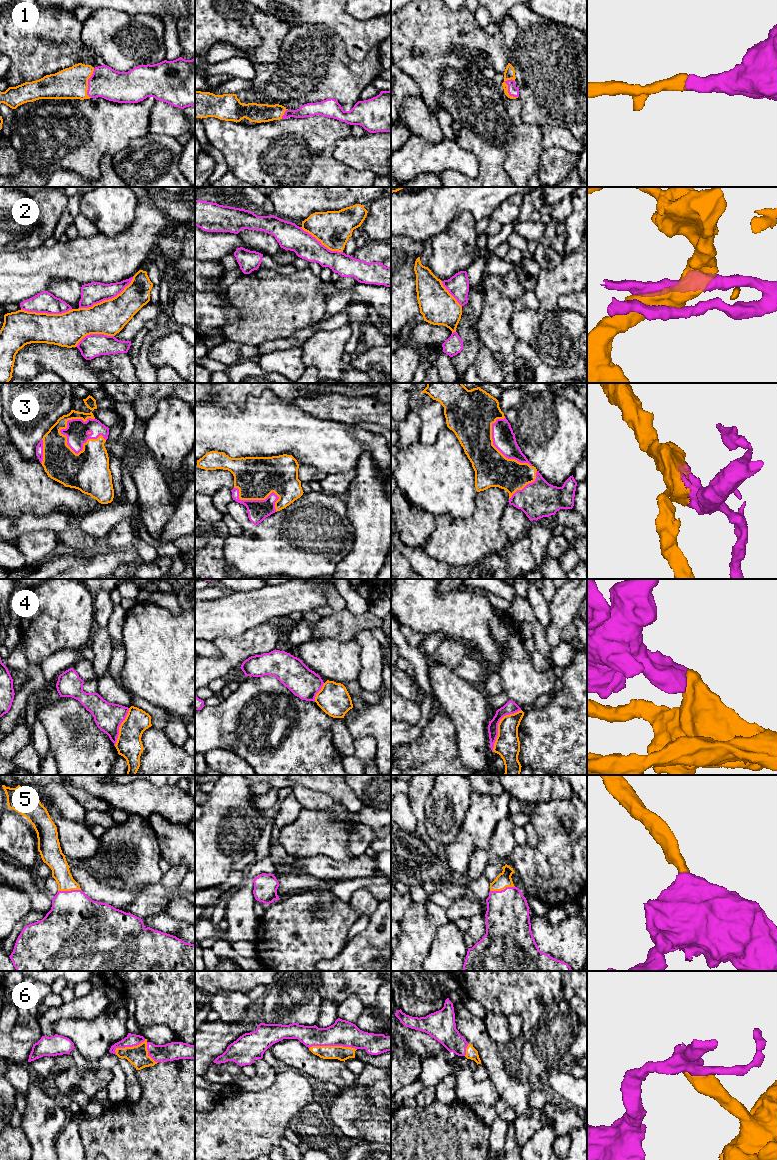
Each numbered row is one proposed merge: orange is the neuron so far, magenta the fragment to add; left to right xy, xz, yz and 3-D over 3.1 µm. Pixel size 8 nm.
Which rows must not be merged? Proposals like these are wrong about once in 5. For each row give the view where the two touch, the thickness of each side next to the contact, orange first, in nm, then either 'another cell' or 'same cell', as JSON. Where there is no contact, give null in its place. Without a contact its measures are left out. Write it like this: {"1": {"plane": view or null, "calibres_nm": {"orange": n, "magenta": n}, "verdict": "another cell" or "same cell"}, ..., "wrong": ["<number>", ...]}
{"1": {"plane": "yz", "calibres_nm": {"orange": 90, "magenta": 80}, "verdict": "same cell"}, "2": {"plane": "xy", "calibres_nm": {"orange": 280, "magenta": 180}, "verdict": "another cell"}, "3": {"plane": "xy", "calibres_nm": {"orange": 340, "magenta": 180}, "verdict": "same cell"}, "4": {"plane": "yz", "calibres_nm": {"orange": 200, "magenta": 100}, "verdict": "another cell"}, "5": {"plane": "yz", "calibres_nm": {"orange": 120, "magenta": 360}, "verdict": "same cell"}, "6": {"plane": "xz", "calibres_nm": {"orange": 120, "magenta": 200}, "verdict": "same cell"}, "wrong": ["2", "4"]}

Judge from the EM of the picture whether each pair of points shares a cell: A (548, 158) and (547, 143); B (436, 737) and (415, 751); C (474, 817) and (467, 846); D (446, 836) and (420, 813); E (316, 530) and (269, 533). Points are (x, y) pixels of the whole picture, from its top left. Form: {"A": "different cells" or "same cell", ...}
{"A": "different cells", "B": "same cell", "C": "same cell", "D": "different cells", "E": "same cell"}

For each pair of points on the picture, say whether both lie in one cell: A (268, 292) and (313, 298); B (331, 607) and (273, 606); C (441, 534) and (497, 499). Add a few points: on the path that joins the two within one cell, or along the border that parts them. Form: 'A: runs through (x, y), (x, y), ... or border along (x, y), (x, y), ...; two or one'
A: runs through (279, 296), (302, 298); one
B: border along (322, 589), (326, 596), (326, 602), (321, 607); two
C: runs through (456, 534), (467, 534), (487, 514); one

